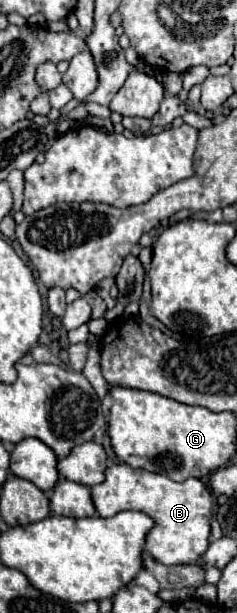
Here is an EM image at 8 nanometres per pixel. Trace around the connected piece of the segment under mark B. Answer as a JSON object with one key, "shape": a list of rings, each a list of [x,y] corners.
{"shape":[[[127,463],[107,467],[105,481],[91,487],[93,503],[99,515],[117,515],[125,509],[147,513],[155,519],[155,529],[147,535],[147,553],[163,565],[191,565],[197,563],[209,547],[213,495],[201,479],[189,477],[185,481],[171,481],[165,475],[133,471]]]}

